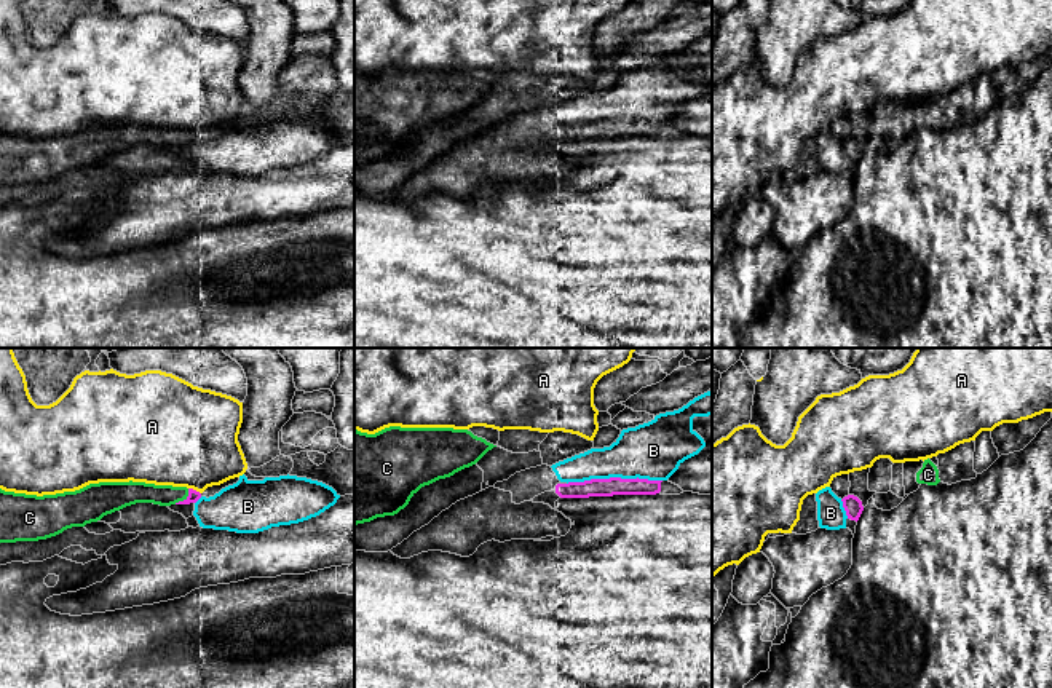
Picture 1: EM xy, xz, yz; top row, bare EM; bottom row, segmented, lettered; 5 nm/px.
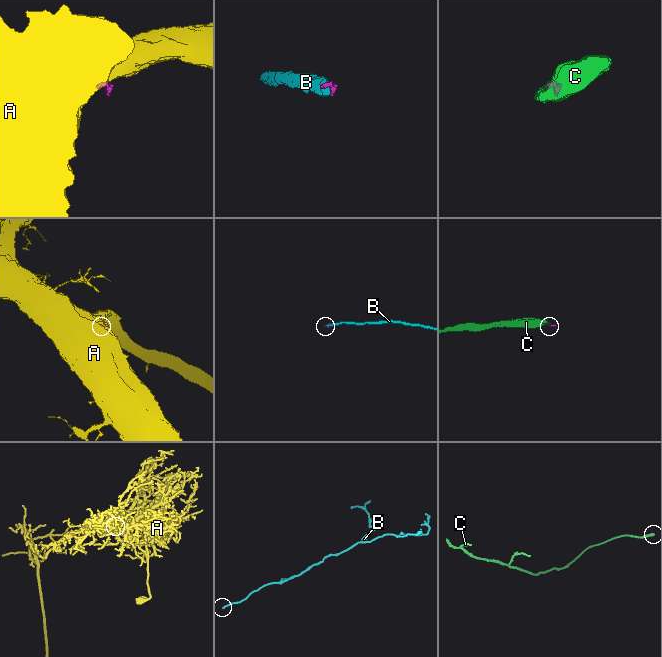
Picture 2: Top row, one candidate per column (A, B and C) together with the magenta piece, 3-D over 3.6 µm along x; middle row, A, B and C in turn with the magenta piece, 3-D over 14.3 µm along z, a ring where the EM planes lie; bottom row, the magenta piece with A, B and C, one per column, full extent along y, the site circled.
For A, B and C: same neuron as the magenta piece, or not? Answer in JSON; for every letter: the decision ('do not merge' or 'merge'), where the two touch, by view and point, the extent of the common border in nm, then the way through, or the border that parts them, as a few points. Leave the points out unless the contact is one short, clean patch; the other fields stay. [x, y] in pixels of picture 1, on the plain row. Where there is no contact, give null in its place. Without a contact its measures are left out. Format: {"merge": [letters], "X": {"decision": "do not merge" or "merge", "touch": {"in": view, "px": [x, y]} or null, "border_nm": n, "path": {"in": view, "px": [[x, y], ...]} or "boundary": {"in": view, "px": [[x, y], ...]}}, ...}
{"merge": ["B"], "A": {"decision": "do not merge", "touch": {"in": "xy", "px": [195, 133]}, "border_nm": 70}, "B": {"decision": "merge", "touch": {"in": "xz", "px": [613, 120]}, "border_nm": 480}, "C": {"decision": "do not merge", "touch": {"in": "xy", "px": [184, 142]}, "border_nm": 110}}

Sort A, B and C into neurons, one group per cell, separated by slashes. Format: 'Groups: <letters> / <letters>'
Groups: A / B / C

